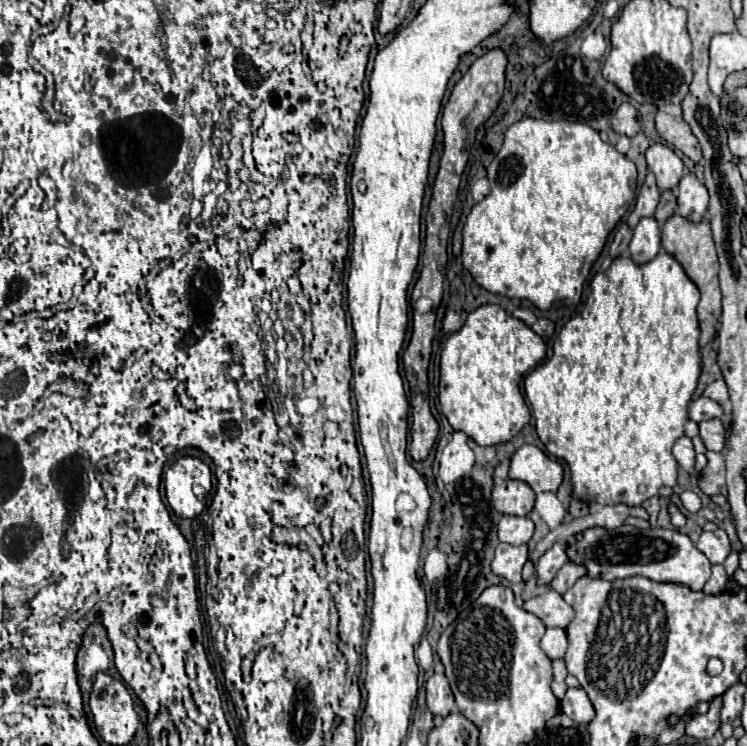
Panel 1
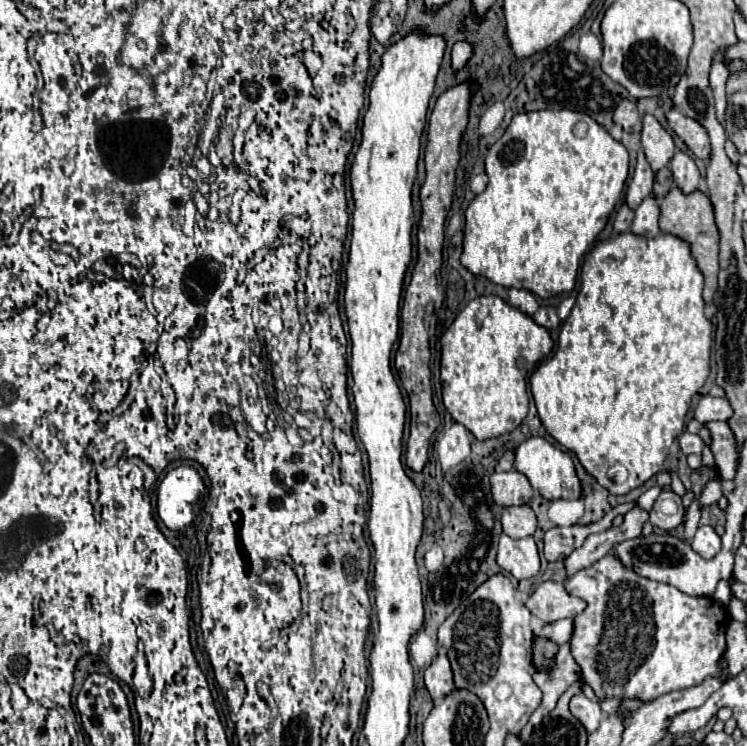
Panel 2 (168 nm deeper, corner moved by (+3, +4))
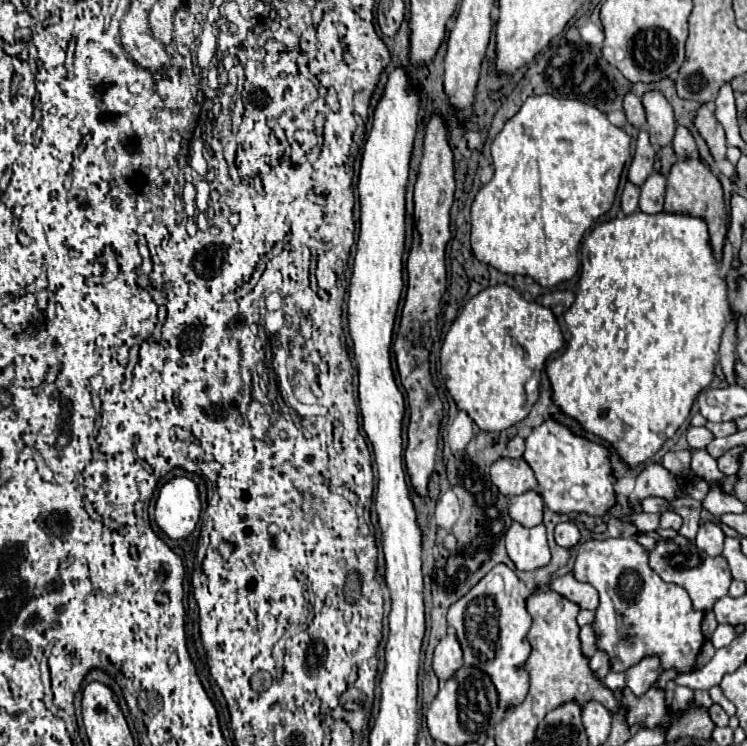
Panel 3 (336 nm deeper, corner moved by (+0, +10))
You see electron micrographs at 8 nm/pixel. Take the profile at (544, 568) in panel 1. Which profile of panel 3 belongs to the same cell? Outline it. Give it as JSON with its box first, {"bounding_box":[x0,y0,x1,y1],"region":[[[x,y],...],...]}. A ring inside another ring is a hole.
{"bounding_box":[554,522,581,548],"region":[[[560,522],[554,530],[554,540],[562,548],[574,548],[580,542],[581,534],[574,522]]]}

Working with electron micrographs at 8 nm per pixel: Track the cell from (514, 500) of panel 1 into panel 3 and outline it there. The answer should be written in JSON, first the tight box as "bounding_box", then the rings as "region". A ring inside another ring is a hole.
{"bounding_box":[490,458,538,496],"region":[[[522,458],[496,460],[490,468],[490,476],[492,476],[492,482],[498,486],[498,490],[504,496],[524,494],[528,490],[536,490],[536,486],[538,486],[532,468]]]}

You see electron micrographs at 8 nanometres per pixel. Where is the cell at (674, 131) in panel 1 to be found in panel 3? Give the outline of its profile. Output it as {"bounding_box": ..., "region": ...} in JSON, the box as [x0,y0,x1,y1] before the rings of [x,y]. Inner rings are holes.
{"bounding_box":[694,106,726,160],"region":[[[700,106],[694,114],[694,126],[700,132],[700,136],[706,140],[714,160],[724,160],[726,158],[726,138],[724,130],[720,128],[718,120],[712,114],[712,106]]]}

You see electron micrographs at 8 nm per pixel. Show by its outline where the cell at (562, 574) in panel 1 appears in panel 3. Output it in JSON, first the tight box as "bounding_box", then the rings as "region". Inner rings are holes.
{"bounding_box":[628,464,678,514],"region":[[[648,464],[640,476],[636,478],[636,488],[628,496],[628,506],[640,514],[642,512],[642,500],[648,497],[661,497],[666,500],[674,500],[678,484],[674,474],[670,474],[662,464]]]}

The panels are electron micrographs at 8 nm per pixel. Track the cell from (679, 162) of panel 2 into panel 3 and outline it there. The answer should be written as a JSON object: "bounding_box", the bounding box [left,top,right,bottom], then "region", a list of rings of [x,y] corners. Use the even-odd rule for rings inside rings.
{"bounding_box":[672,126,698,160],"region":[[[678,126],[676,128],[676,134],[674,134],[674,140],[672,140],[672,148],[676,152],[676,156],[680,160],[690,160],[690,158],[698,158],[698,150],[696,150],[696,142],[692,138],[692,134]]]}

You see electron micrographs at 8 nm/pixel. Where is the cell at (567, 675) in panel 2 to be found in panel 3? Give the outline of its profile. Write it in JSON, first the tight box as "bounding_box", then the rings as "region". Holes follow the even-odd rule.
{"bounding_box":[580,620,597,659],"region":[[[584,620],[584,624],[580,626],[580,644],[582,653],[589,659],[597,651],[594,640],[596,640],[596,638],[592,636],[592,630],[590,630],[590,626],[588,626],[586,620]]]}

